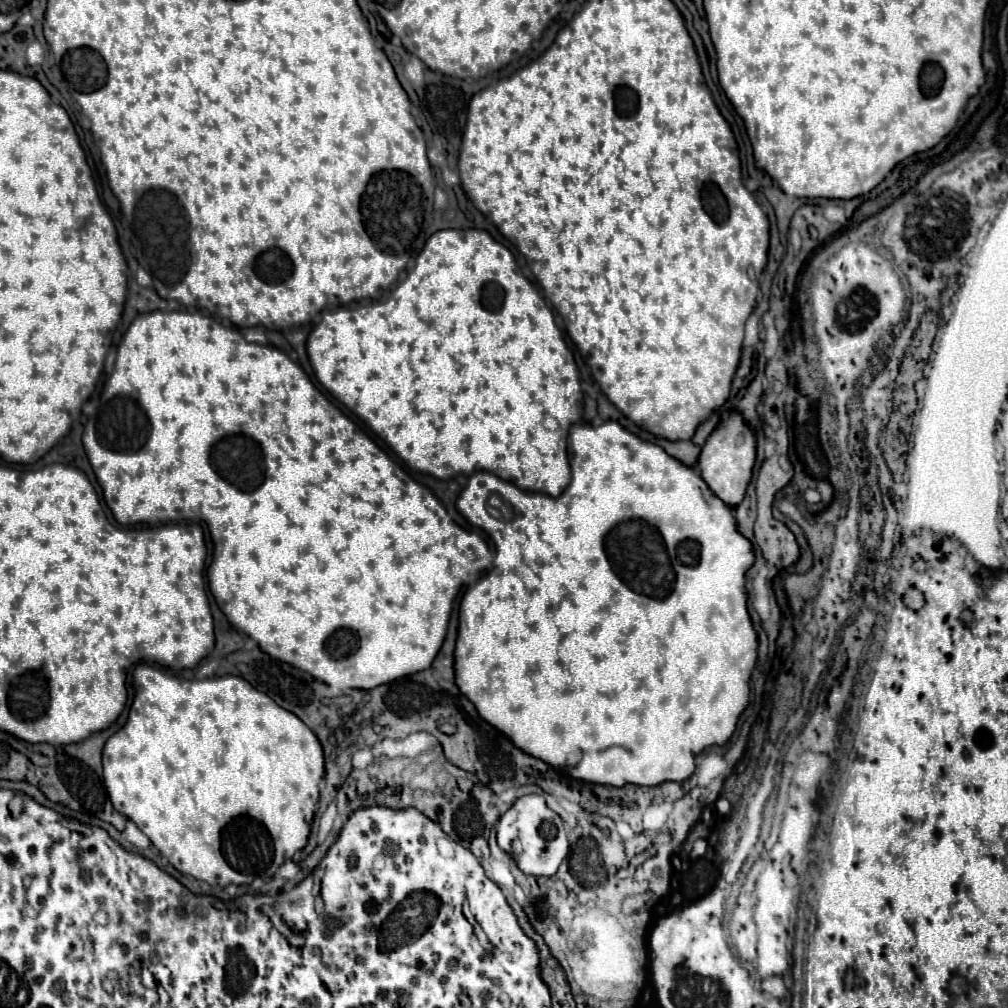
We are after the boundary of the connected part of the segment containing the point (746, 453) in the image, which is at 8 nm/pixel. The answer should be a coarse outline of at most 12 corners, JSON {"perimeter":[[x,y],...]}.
{"perimeter":[[733,409],[713,429],[699,471],[727,505],[753,475],[755,431]]}

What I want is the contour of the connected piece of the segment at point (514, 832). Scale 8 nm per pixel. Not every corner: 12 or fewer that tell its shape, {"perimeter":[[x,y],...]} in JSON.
{"perimeter":[[543,795],[519,797],[497,843],[529,875],[555,875],[569,851]]}

